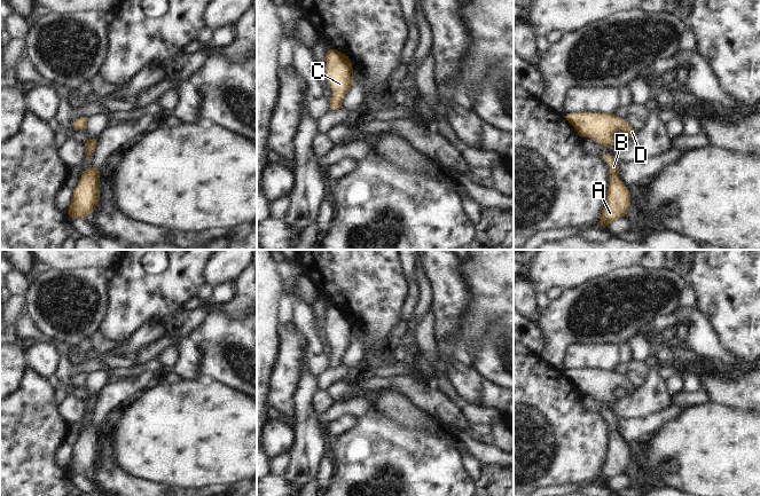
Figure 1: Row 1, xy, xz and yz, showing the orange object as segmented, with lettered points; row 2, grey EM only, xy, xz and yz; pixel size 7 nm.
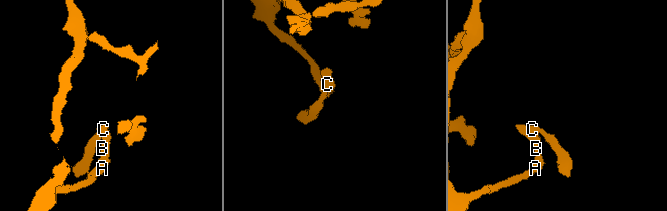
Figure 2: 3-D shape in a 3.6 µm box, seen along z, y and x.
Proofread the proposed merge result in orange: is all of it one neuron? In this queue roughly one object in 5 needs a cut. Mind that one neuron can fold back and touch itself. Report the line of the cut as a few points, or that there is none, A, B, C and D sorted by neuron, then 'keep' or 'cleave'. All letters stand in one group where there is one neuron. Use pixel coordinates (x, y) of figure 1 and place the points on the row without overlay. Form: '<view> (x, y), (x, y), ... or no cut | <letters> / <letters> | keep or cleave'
no cut | A B C D | keep

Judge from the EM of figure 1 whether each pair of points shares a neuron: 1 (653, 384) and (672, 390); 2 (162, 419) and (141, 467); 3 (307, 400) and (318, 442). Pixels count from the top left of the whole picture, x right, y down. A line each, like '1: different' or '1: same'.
1: different
2: same
3: same

